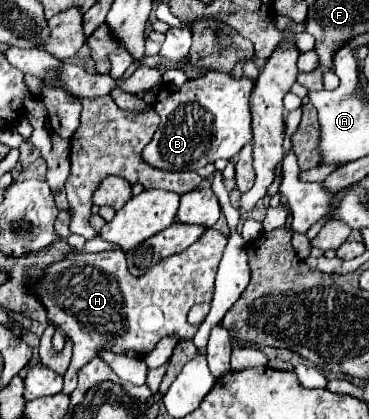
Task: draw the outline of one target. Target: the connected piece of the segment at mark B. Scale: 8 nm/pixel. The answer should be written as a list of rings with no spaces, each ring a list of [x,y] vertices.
[[[208,72],[198,80],[188,80],[182,86],[162,86],[156,96],[156,112],[160,114],[160,126],[152,142],[144,148],[142,158],[160,170],[198,170],[218,158],[232,160],[244,144],[252,142],[250,126],[250,90],[254,82],[250,78],[232,80],[224,72]]]

